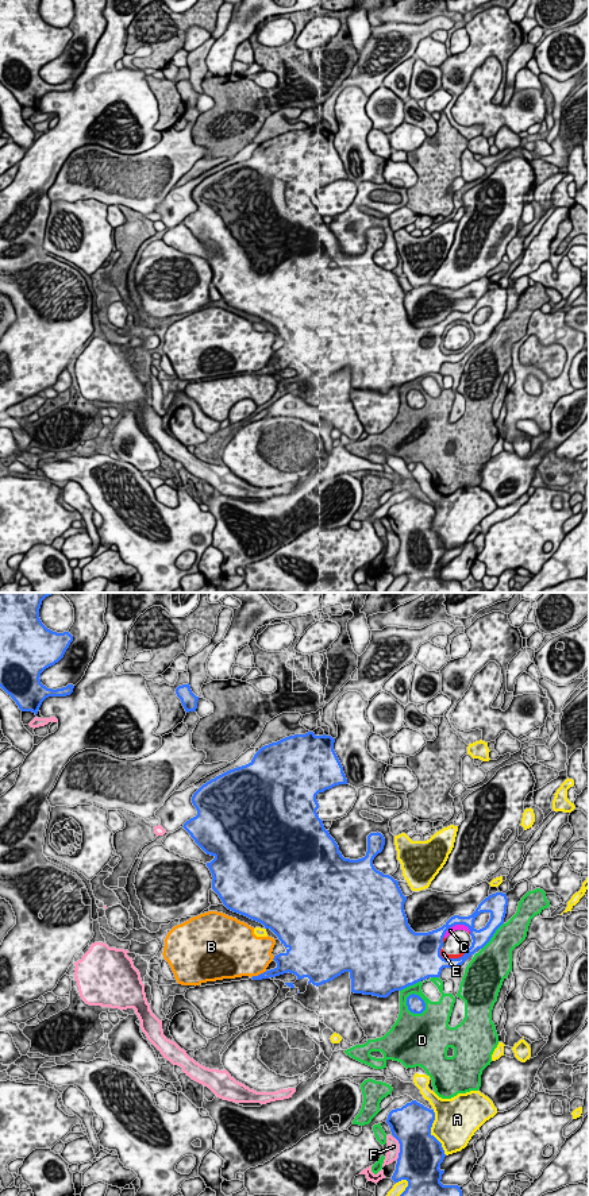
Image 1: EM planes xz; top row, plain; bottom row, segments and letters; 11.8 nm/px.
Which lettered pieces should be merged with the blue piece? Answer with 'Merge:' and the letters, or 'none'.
Merge: none

